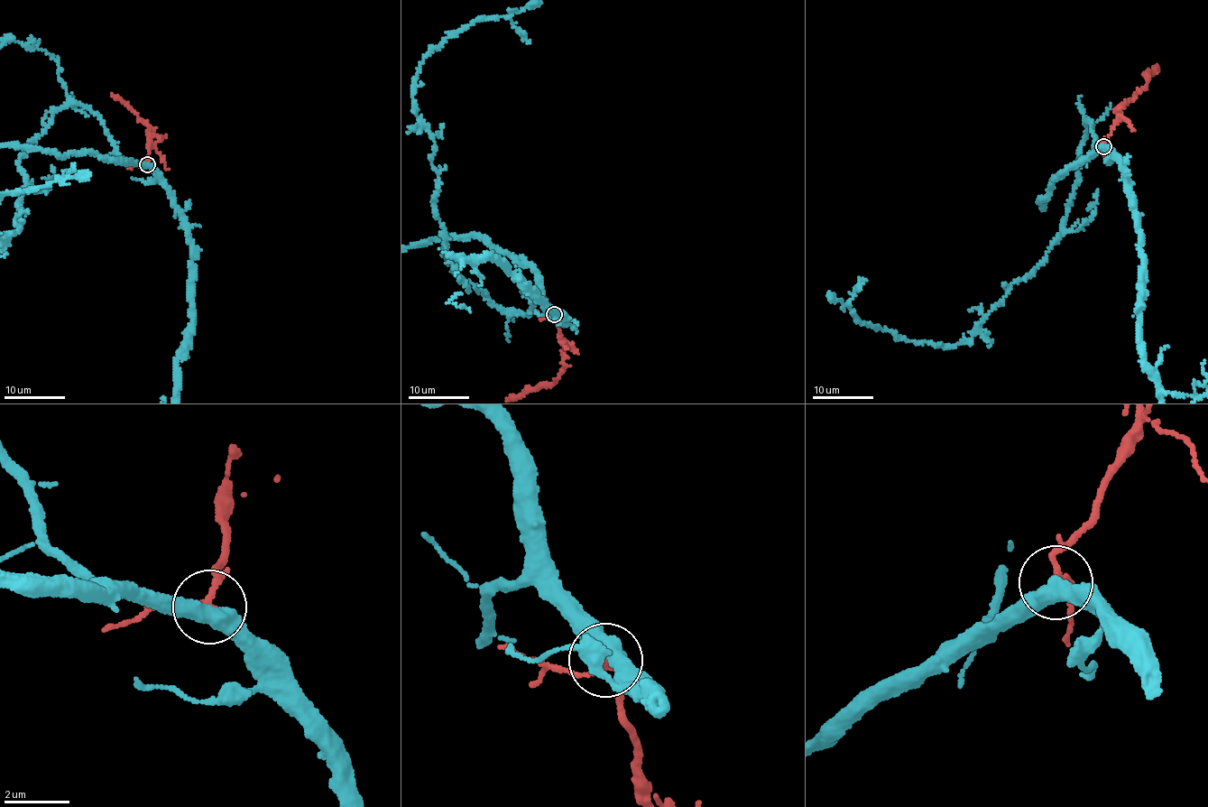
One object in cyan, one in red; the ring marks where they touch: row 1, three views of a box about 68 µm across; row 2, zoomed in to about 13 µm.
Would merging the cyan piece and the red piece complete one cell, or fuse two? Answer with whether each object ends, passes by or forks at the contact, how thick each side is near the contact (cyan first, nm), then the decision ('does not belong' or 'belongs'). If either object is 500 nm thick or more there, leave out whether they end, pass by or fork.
cyan passes by; red passes by; calibres 440 and 180 nm; belongs

